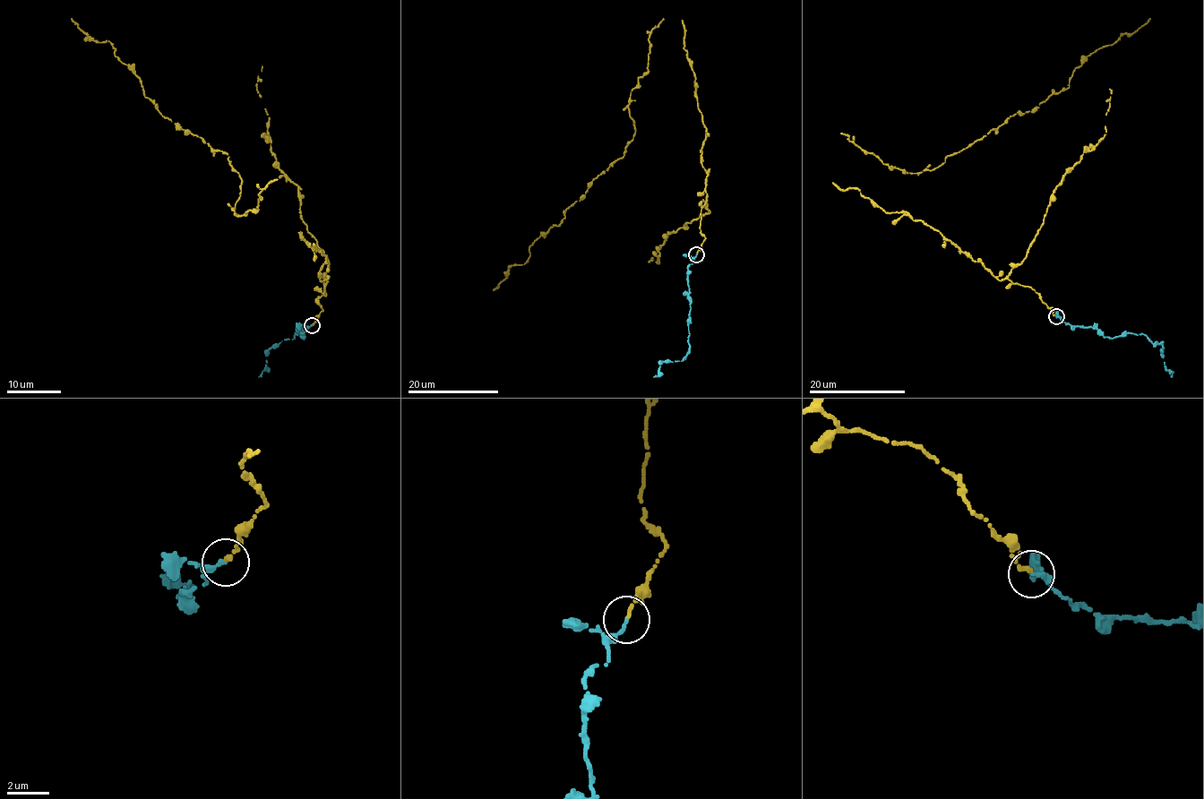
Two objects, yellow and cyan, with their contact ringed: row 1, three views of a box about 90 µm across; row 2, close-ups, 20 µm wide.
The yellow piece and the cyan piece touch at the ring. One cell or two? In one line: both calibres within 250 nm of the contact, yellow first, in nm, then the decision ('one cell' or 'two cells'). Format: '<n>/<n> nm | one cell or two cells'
200/180 nm | one cell

